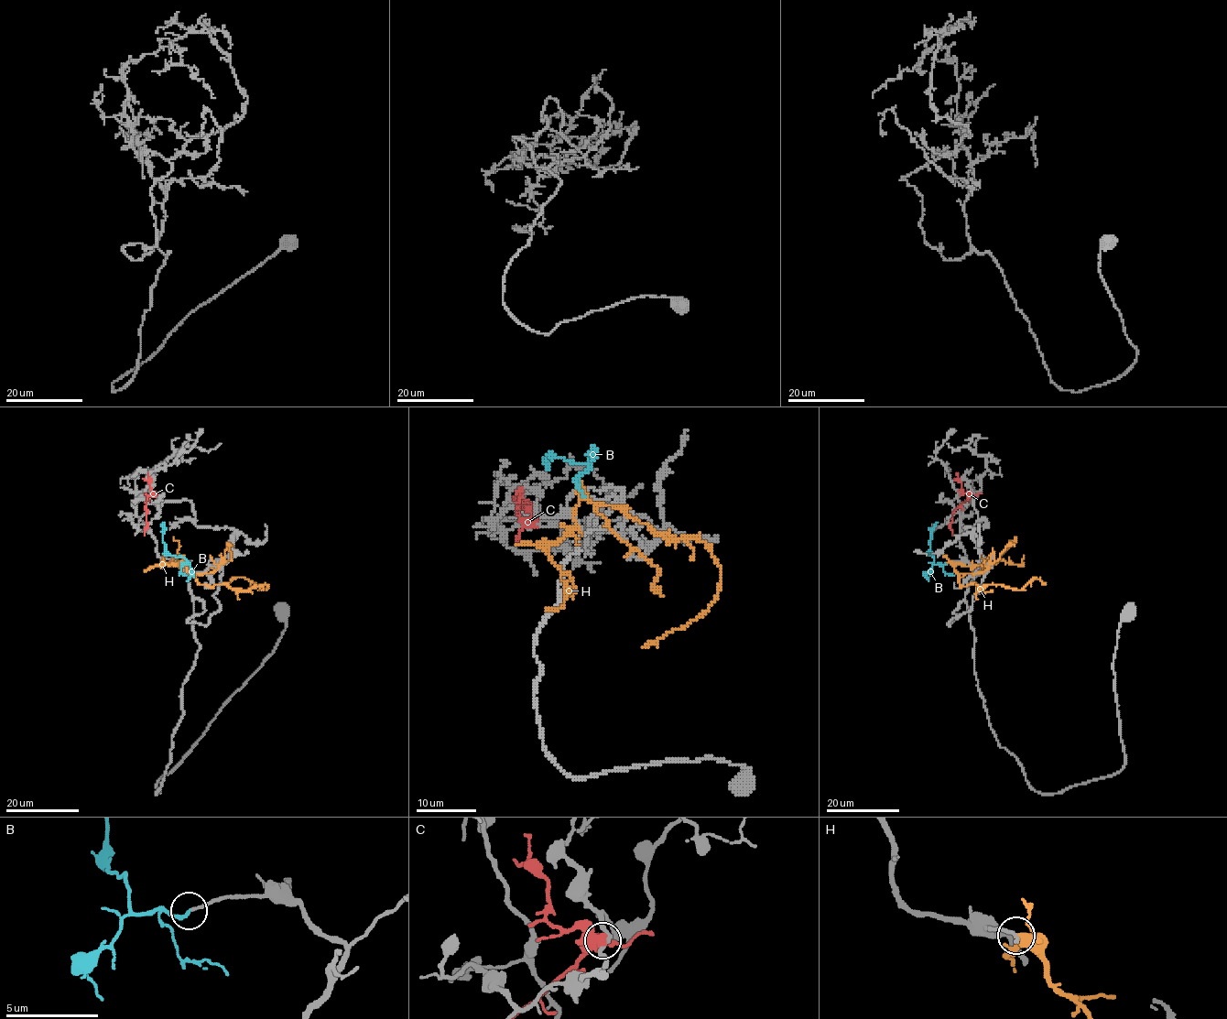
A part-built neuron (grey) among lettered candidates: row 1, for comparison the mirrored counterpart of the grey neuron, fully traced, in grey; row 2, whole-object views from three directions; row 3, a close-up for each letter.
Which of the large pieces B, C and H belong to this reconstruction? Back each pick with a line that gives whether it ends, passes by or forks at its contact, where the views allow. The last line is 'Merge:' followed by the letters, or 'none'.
B: it ends
Merge: B

